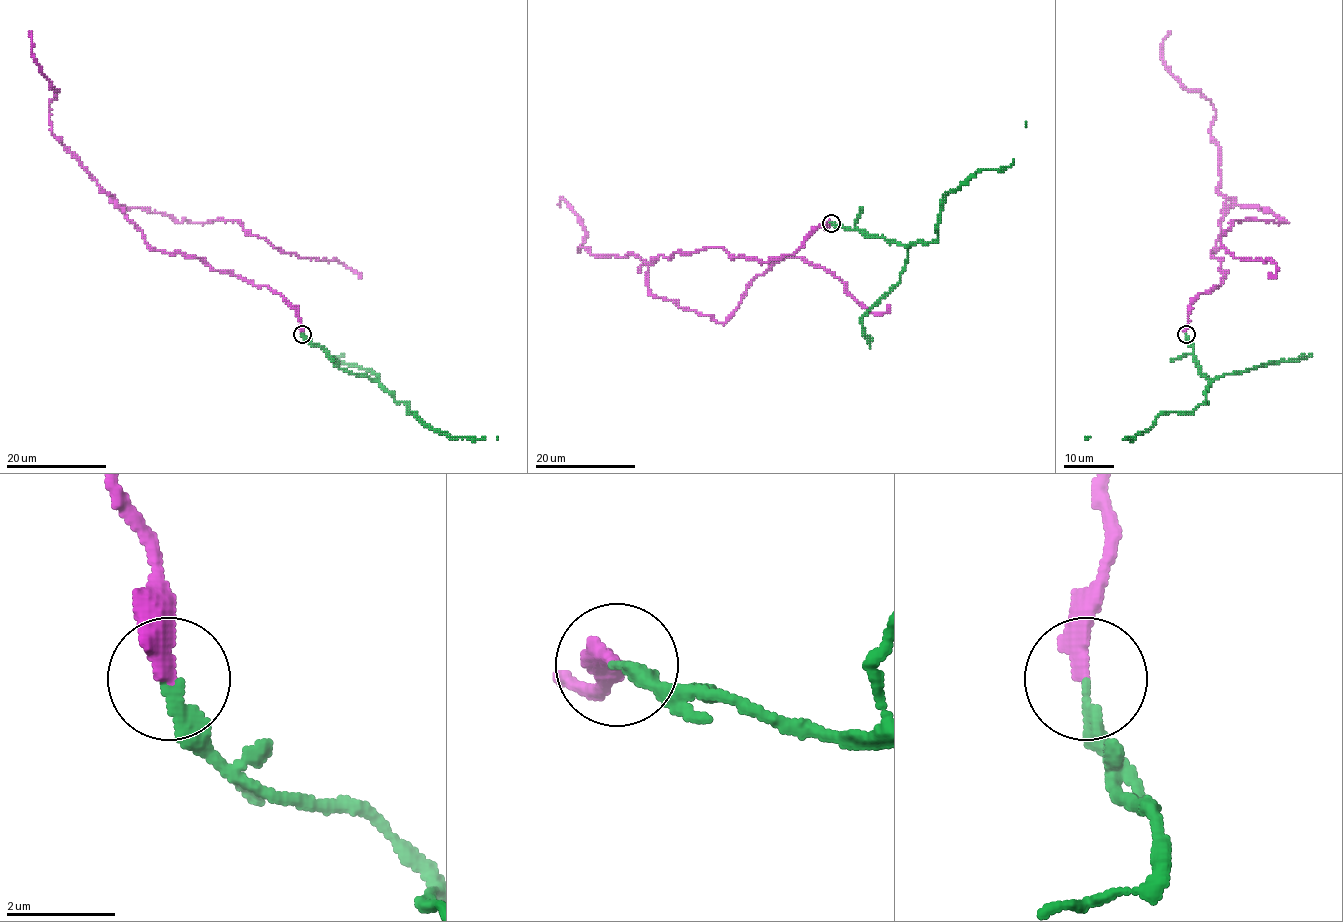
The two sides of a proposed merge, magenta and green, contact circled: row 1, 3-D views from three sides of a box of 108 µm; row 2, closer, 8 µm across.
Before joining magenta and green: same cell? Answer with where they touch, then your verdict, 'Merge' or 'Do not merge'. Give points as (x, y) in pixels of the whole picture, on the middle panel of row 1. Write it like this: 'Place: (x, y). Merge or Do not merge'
Place: (831, 223). Merge

